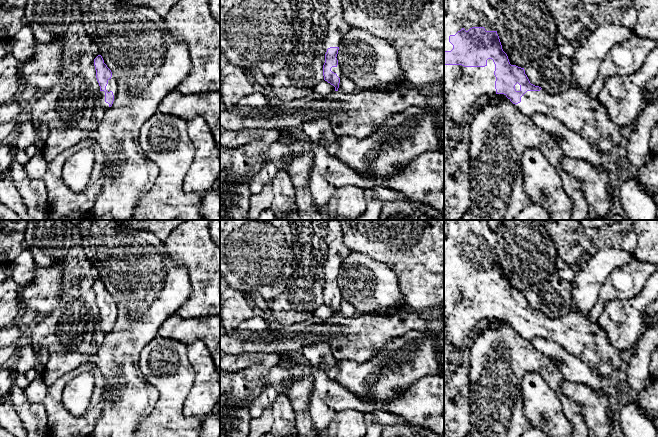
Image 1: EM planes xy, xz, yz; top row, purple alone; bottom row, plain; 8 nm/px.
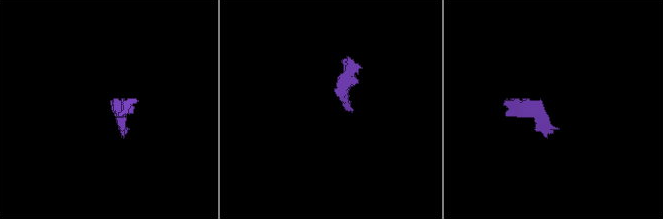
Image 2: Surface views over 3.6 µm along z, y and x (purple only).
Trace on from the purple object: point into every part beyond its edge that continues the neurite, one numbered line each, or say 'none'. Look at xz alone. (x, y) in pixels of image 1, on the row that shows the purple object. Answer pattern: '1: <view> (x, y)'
1: xz (337, 70)

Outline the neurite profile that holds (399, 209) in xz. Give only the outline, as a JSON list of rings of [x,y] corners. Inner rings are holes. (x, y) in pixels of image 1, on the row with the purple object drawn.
[[[404,200],[389,201],[381,209],[379,220],[435,220]]]

